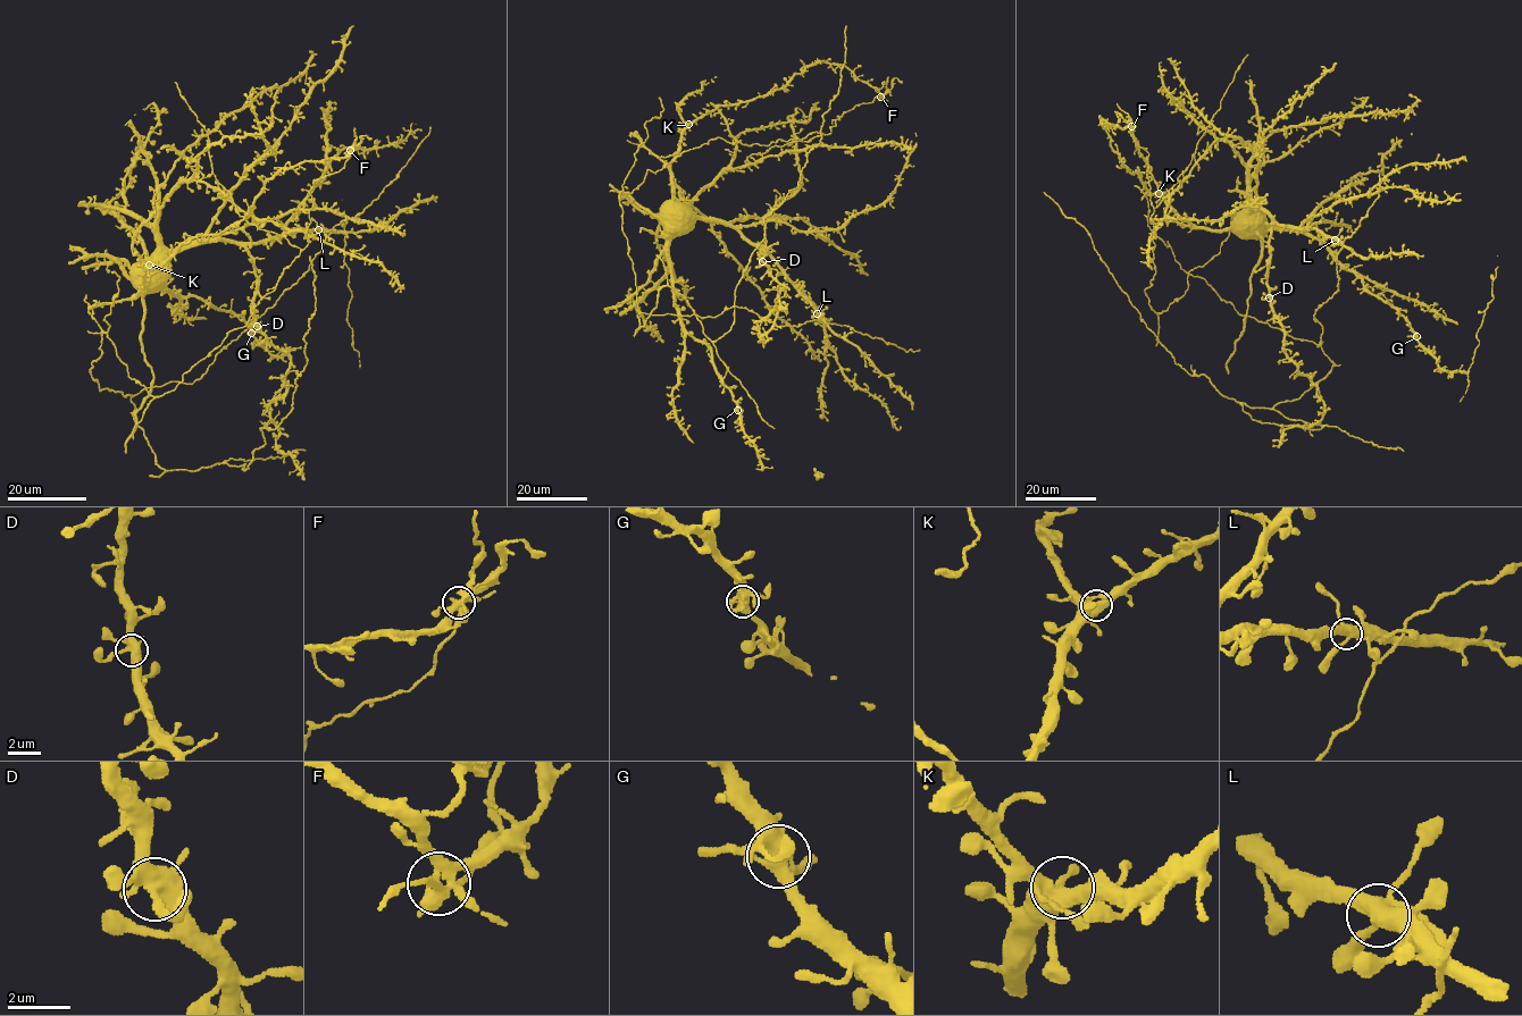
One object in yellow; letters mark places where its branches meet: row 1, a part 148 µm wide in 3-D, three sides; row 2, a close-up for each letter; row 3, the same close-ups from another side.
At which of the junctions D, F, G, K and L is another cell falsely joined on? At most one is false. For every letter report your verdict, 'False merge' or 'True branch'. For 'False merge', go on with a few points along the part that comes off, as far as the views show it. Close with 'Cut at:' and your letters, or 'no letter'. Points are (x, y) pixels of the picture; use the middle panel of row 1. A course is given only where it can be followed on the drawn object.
D: True branch
F: True branch
G: True branch
K: True branch
L: True branch
Cut at: no letter

